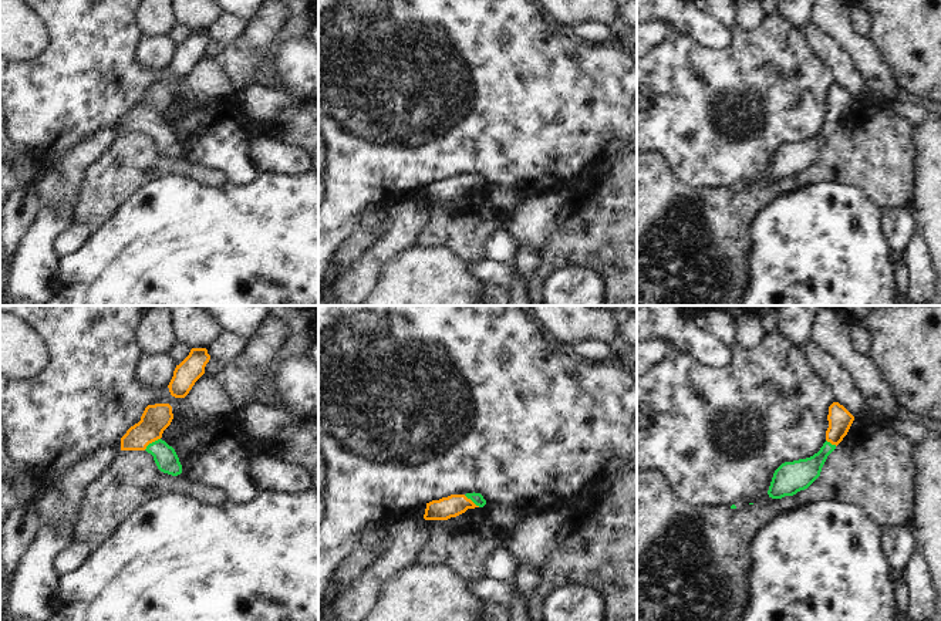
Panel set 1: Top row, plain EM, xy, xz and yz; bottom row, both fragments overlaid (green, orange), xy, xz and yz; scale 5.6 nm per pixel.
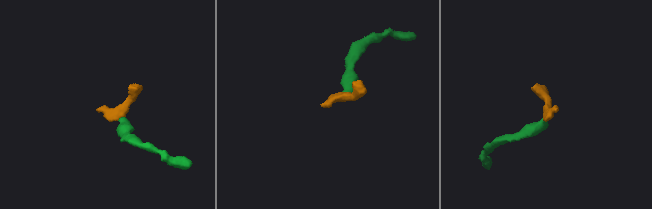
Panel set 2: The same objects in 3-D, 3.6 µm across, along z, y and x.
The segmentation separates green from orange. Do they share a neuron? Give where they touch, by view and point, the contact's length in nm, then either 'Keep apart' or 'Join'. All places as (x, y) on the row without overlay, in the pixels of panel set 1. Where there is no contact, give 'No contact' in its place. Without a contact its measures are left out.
Touches green at xy (152, 124). Shared border 120 nm. Join

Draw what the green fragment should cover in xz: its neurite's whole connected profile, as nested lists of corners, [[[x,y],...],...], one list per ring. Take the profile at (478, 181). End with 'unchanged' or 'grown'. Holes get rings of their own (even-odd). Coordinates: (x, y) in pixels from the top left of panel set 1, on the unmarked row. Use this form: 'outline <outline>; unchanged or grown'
outline [[[480,175],[451,176],[426,185],[425,202],[448,202],[465,195],[468,190],[483,189],[486,182]]]; grown

